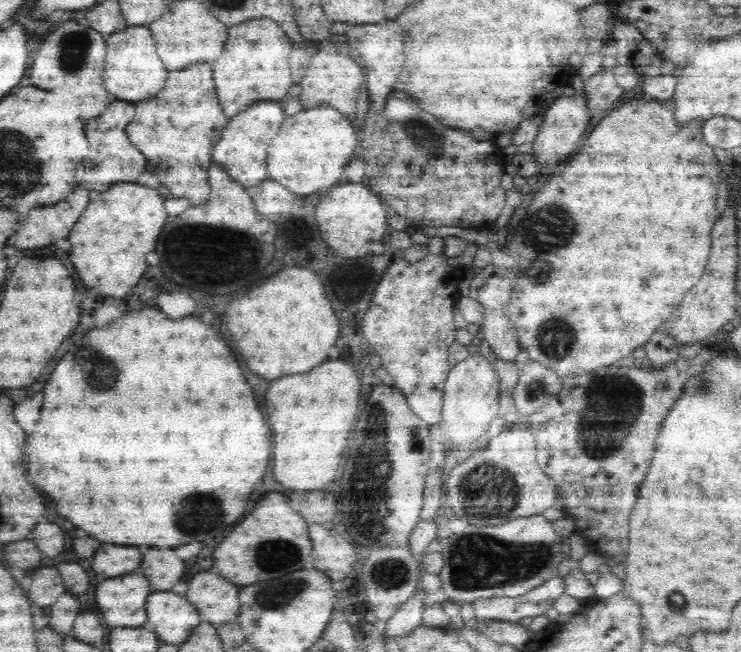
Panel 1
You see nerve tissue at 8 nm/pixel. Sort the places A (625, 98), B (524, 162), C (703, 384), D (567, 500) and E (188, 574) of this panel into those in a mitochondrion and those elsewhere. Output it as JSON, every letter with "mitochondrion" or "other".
{"A":"other","B":"other","C":"mitochondrion","D":"other","E":"other"}

